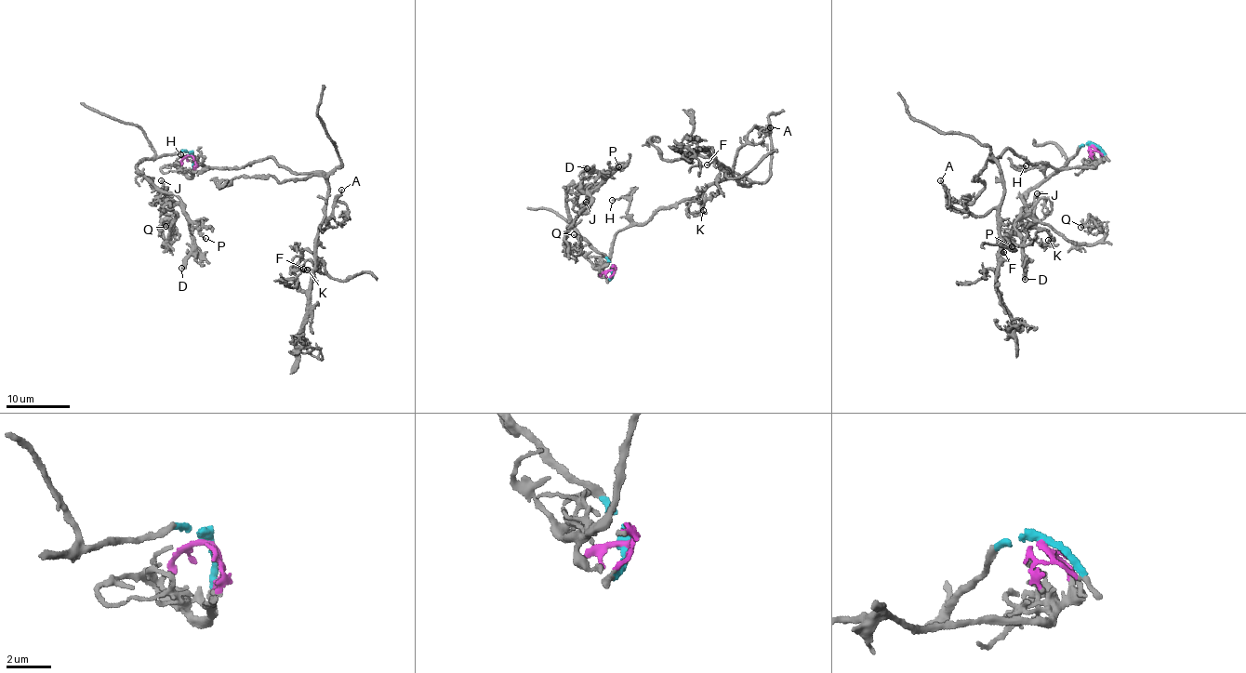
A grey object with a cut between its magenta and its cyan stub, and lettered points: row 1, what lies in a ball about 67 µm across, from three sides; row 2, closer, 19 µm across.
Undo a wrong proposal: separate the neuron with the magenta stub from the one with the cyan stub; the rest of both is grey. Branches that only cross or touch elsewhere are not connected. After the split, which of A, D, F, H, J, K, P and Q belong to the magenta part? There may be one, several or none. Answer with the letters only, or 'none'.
A, F, H, K

